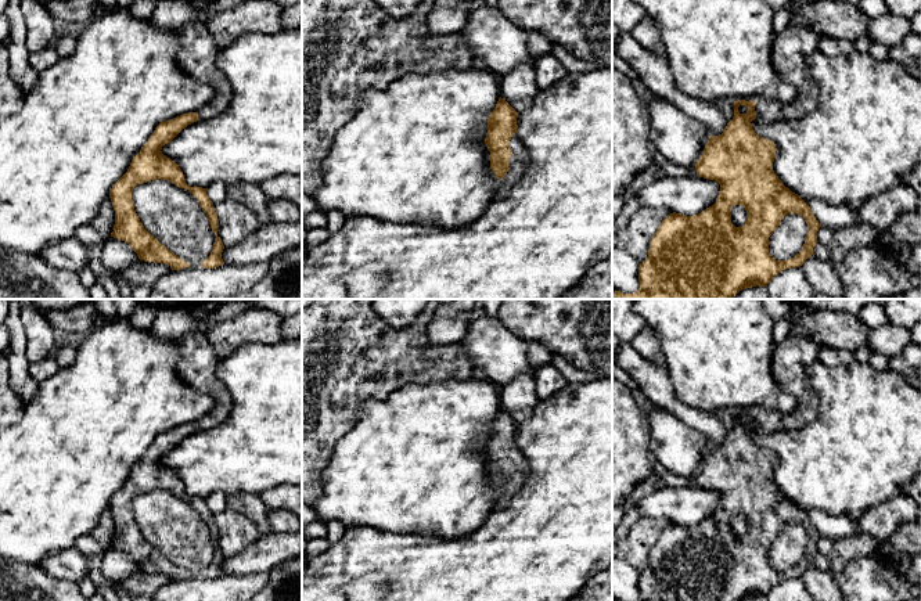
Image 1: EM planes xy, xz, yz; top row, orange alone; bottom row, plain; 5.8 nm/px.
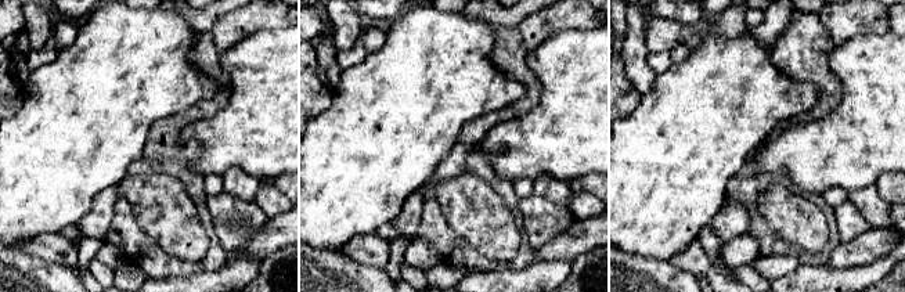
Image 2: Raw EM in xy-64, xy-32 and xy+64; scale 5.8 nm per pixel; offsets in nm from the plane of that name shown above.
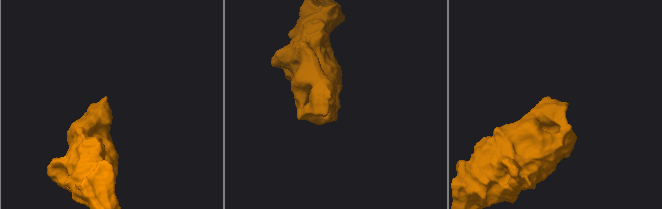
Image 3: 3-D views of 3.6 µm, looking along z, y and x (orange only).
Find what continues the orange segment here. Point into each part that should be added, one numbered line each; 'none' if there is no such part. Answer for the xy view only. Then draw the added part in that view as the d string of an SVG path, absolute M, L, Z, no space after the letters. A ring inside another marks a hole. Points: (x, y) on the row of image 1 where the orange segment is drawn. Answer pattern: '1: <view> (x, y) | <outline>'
1: xy (197, 57) | M187 22L180 26L180 50L176 55L180 68L215 90L215 96L197 111L199 120L222 114L233 97L231 84L216 64L219 51L206 25Z

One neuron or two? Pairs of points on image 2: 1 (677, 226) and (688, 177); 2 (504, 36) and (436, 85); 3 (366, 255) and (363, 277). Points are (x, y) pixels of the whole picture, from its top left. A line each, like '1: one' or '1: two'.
1: one
2: two
3: two

